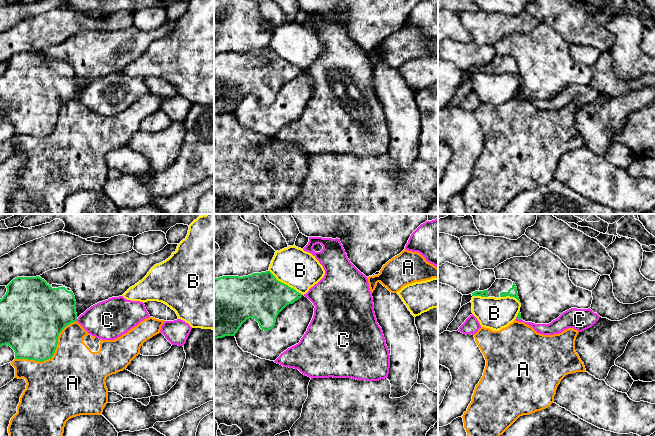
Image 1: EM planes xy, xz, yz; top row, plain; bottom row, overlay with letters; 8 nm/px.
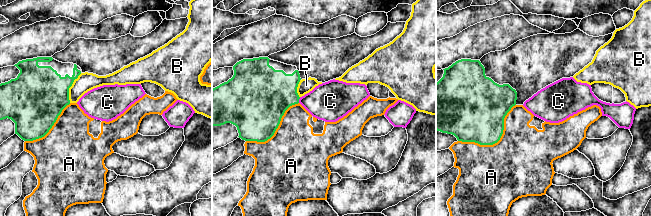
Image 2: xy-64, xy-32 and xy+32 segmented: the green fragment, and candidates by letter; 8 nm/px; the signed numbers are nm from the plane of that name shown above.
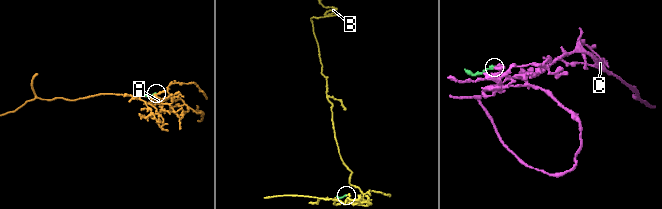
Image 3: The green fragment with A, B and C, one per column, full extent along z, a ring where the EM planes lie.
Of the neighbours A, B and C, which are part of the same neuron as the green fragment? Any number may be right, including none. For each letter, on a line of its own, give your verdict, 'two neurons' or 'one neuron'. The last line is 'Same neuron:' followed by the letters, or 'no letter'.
A: two neurons
B: two neurons
C: two neurons
Same neuron: no letter

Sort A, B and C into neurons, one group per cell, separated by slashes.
A / B / C

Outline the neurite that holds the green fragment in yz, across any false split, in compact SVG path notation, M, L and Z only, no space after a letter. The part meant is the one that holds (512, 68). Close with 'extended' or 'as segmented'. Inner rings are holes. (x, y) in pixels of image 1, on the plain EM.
M496 55L489 65L475 67L472 69L472 72L495 74L510 72L516 74L520 78L515 59L508 55Z; extended

